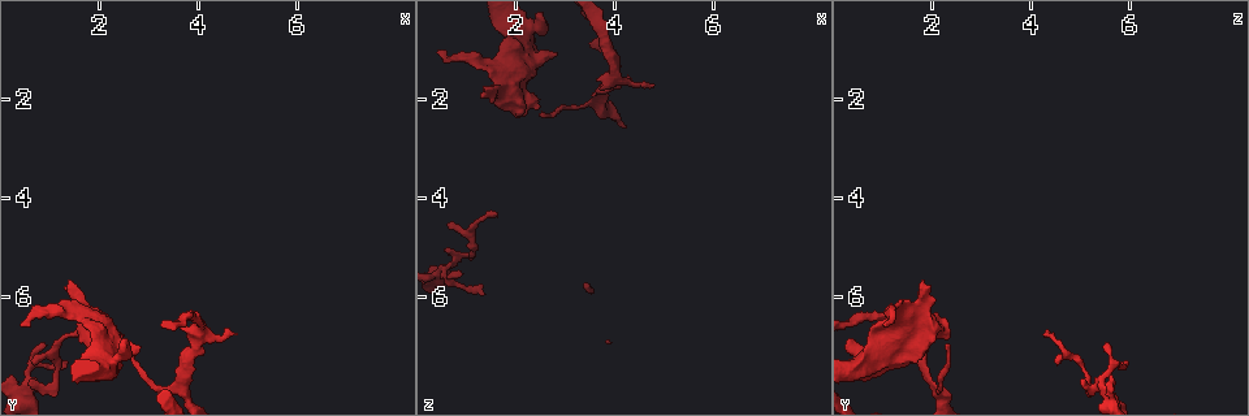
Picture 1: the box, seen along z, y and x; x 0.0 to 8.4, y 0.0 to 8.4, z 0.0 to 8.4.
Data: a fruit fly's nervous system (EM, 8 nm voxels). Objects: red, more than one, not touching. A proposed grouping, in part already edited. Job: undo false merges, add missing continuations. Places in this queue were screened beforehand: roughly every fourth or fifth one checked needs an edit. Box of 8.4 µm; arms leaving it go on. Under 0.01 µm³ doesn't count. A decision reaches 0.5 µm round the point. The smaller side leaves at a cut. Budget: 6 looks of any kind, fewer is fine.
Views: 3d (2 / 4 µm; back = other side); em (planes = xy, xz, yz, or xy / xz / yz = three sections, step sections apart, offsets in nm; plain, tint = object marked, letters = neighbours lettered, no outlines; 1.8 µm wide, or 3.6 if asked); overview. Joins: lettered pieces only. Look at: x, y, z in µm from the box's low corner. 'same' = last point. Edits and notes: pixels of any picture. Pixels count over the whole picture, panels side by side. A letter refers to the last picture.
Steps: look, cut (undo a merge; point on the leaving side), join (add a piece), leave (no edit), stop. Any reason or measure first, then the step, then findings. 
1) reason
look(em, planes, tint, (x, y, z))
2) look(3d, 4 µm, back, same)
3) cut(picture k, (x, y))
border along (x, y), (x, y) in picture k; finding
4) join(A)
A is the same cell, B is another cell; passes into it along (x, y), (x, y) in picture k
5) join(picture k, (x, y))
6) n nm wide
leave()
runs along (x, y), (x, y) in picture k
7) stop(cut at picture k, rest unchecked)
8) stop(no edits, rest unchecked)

sudden change in width
look(3d, 2 µm, (1.60, 6.00, 1.85))

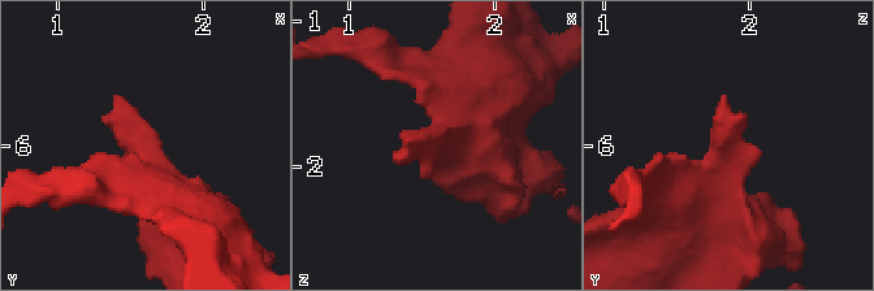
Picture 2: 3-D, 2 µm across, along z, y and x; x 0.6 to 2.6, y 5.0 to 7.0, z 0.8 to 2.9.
now the EM
look(em, xy, step 16, tint, (1.56, 6.04, 1.80))

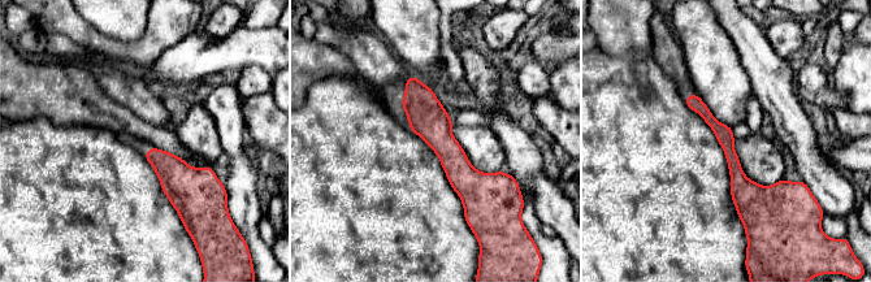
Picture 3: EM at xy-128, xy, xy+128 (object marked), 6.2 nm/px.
look(em, planes, letters, same)

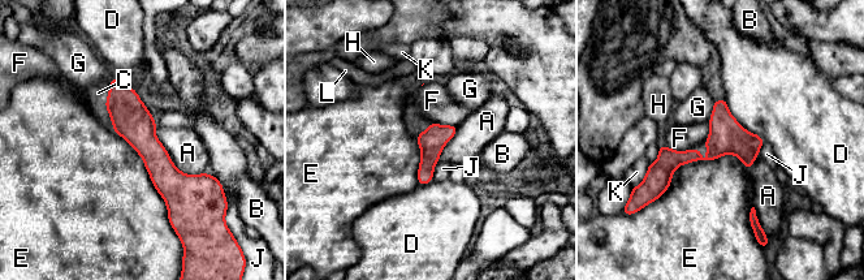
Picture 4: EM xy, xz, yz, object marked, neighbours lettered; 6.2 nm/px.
join(C)
C is the same cell, A, B, D, E, F, G, H, J, K and L are other cells; it goes on there

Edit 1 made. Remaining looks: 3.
redraw
look(overview)

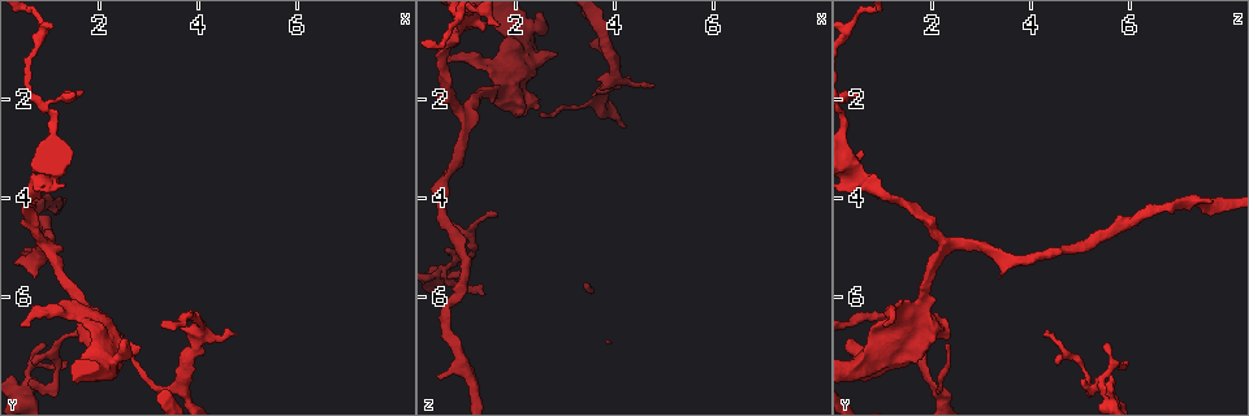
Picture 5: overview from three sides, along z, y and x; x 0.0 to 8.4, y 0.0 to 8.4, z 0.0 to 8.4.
sudden change in width
look(em, planes, plain, (0.50, 7.75, 5.45))

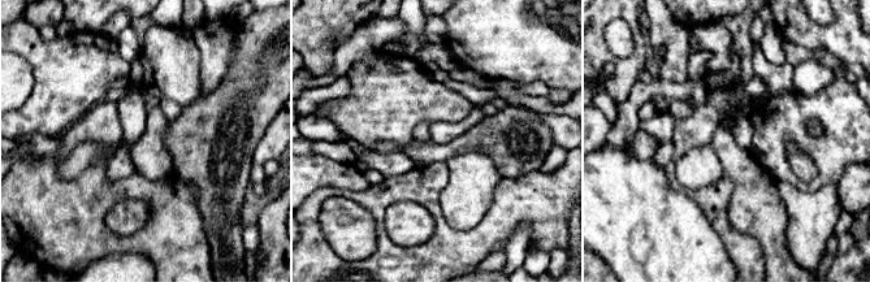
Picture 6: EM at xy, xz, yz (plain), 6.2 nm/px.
look(em, planes, letters, same)

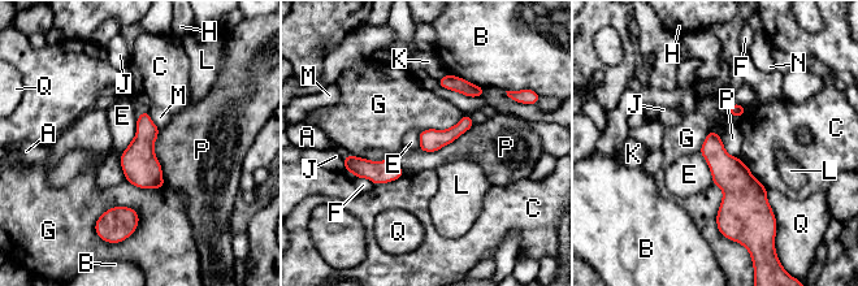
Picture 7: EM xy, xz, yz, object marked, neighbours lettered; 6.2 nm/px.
join(P)
P is the same cell, A, B, C, E, F, G, H, J, K, L, M, N and Q are other cells; it goes on there

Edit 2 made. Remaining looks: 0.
stop(join at picture 4, join at picture 7, rest unchecked)

